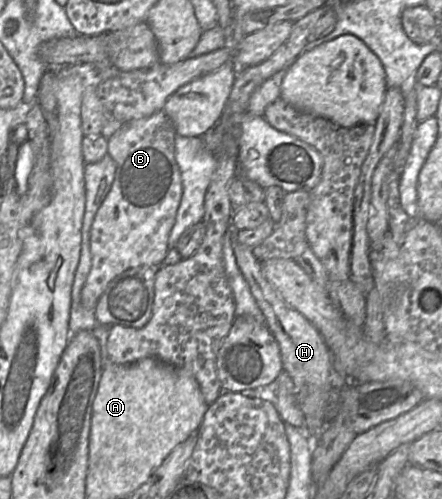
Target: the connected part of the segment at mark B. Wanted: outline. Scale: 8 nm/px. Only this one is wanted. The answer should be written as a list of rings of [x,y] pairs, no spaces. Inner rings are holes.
[[[162,110],[129,122],[107,139],[108,154],[116,163],[116,173],[90,229],[92,264],[81,291],[83,307],[94,309],[107,285],[126,270],[140,266],[162,266],[183,195],[181,172],[175,158],[176,135],[172,121]]]

